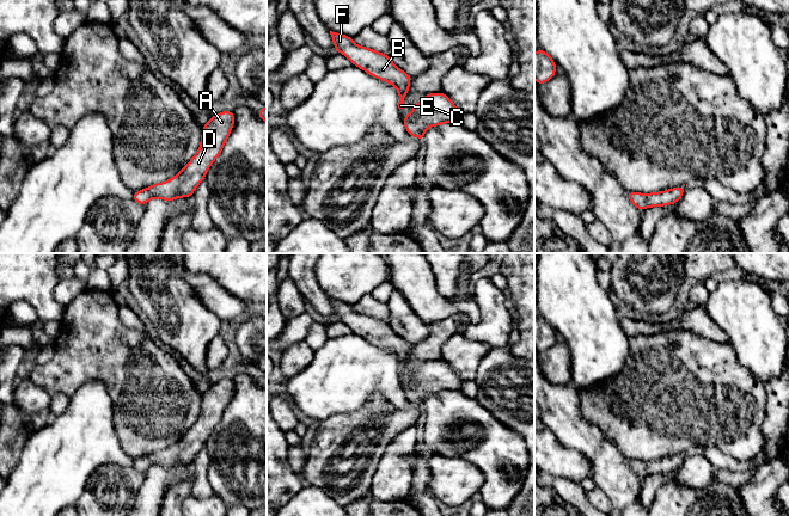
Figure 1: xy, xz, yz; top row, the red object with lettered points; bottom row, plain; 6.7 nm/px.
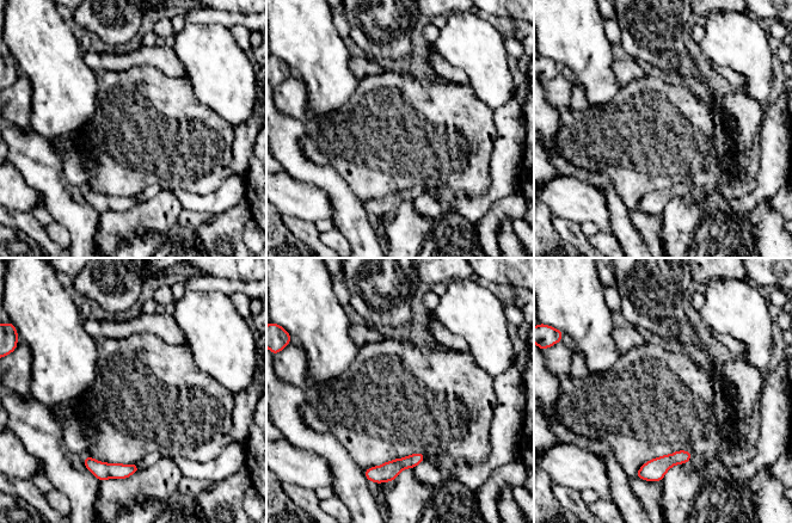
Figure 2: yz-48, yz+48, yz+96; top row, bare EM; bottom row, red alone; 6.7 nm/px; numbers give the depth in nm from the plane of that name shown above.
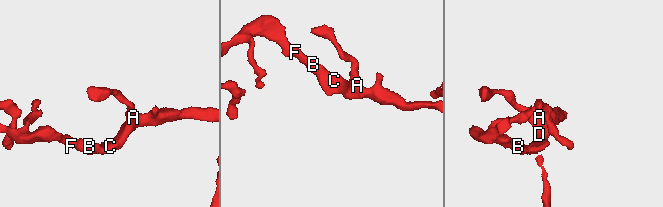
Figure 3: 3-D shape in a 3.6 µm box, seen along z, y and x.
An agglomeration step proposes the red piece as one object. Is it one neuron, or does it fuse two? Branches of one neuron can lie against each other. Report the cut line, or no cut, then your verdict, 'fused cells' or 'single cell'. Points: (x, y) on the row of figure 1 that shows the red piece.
no cut; single cell

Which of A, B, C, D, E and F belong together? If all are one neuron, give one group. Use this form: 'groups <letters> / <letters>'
groups A B C D E F

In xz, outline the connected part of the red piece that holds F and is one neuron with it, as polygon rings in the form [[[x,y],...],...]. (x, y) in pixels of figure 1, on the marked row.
[[[330,31],[335,49],[347,56],[354,66],[372,76],[393,85],[399,96],[398,109],[404,108],[405,93],[410,88],[411,78],[396,67],[390,55],[355,44],[351,37]]]

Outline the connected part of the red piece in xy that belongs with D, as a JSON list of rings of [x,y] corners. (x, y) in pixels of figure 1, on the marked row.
[[[224,111],[212,116],[209,122],[202,127],[201,145],[197,153],[183,170],[164,183],[157,183],[145,190],[134,192],[132,199],[146,205],[152,198],[173,201],[179,197],[192,196],[213,161],[220,155],[233,124],[233,111]]]

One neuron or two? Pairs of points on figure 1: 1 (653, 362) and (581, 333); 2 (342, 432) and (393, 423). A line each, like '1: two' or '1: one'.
1: two
2: one

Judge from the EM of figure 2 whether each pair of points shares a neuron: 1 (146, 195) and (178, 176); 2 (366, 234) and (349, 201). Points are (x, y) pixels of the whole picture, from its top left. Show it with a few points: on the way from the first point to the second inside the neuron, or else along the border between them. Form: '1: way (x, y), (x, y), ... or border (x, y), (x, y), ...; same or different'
1: border (161, 188), (149, 185), (135, 195); different
2: way (357, 226), (349, 215), (349, 209); same

